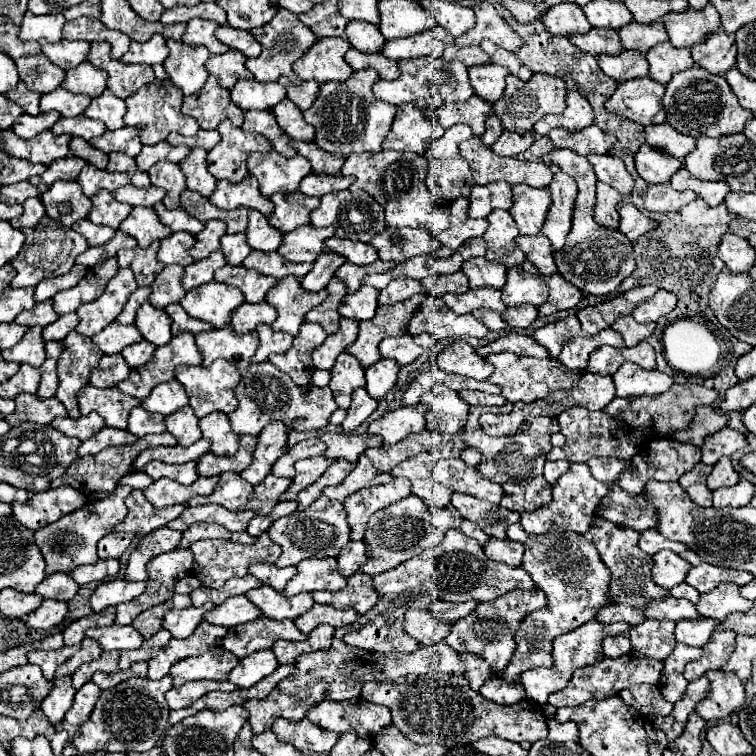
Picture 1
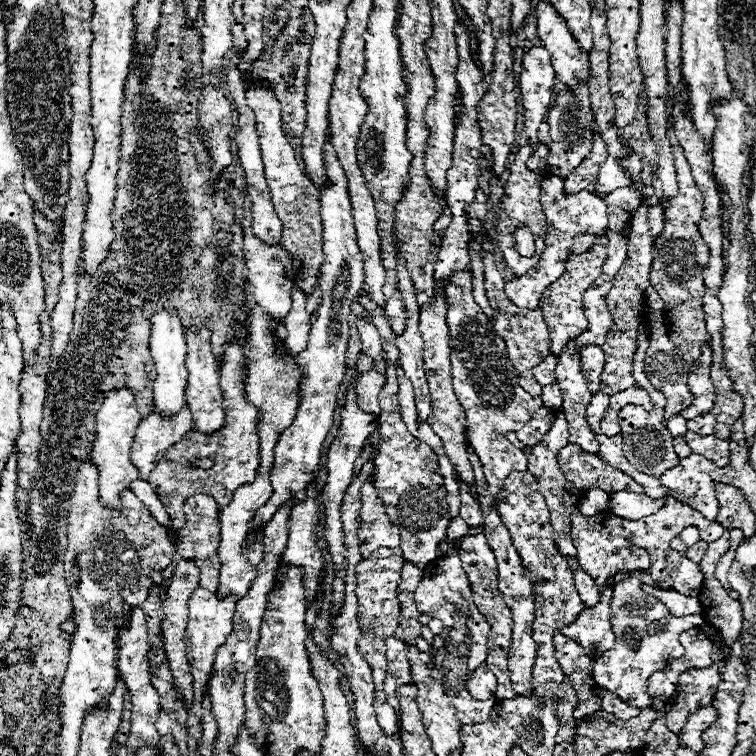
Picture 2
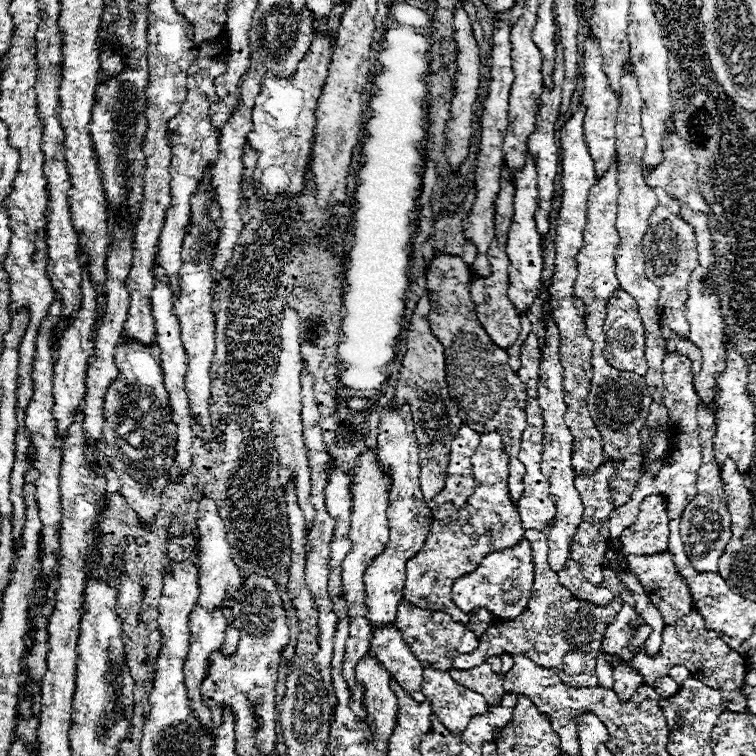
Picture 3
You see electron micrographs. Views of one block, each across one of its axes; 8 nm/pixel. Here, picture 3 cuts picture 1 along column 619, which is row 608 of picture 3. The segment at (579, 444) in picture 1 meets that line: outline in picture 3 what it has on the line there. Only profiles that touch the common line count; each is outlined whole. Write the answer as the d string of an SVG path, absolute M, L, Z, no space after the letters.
M498 432L482 434L480 446L472 454L476 492L470 496L468 504L460 508L460 512L430 524L430 534L424 548L406 564L404 600L410 600L410 604L416 604L418 608L448 612L456 622L468 626L470 618L456 608L450 588L458 578L474 572L484 556L510 548L524 538L518 508L512 504L508 494L508 464L510 456L504 450L502 436Z

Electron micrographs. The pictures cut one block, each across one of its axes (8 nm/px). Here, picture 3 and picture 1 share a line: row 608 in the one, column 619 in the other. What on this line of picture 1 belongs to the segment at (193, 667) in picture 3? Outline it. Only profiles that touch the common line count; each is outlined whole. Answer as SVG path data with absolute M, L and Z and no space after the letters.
M598 182L598 196L596 196L596 208L594 208L594 216L596 216L596 222L604 224L606 228L618 228L618 220L620 220L620 214L618 214L618 206L622 204L622 196L608 184L604 182Z

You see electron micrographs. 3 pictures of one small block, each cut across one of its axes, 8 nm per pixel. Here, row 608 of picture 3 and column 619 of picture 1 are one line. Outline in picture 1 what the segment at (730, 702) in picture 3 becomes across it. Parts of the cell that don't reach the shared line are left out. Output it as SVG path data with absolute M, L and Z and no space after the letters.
M632 686L618 692L618 696L624 700L624 704L636 708L644 716L668 716L672 712L672 704L668 704L656 686Z

